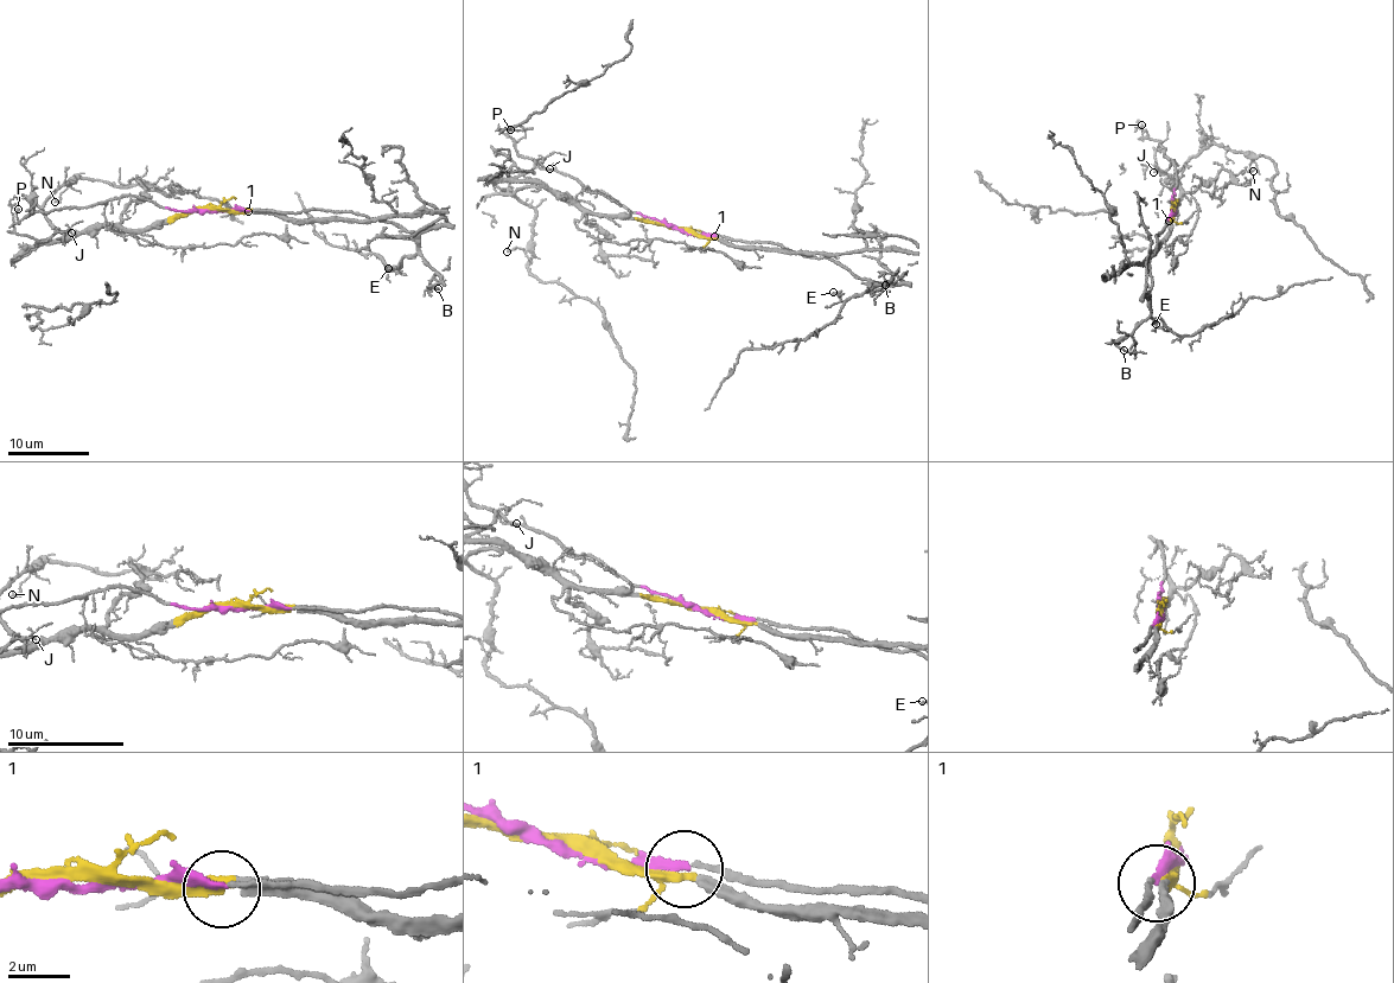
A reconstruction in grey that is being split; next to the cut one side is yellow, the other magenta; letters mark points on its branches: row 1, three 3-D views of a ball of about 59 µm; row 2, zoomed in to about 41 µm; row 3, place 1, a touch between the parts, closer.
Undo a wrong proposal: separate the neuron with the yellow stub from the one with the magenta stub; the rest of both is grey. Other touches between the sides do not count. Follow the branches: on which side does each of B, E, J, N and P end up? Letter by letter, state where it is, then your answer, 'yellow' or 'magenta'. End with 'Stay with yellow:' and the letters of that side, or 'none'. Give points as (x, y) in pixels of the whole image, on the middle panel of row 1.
B: at (885, 285); magenta
E: at (833, 292); magenta
J: at (549, 168); yellow
N: at (507, 251); yellow
P: at (510, 129); magenta
Stay with yellow: J, N

